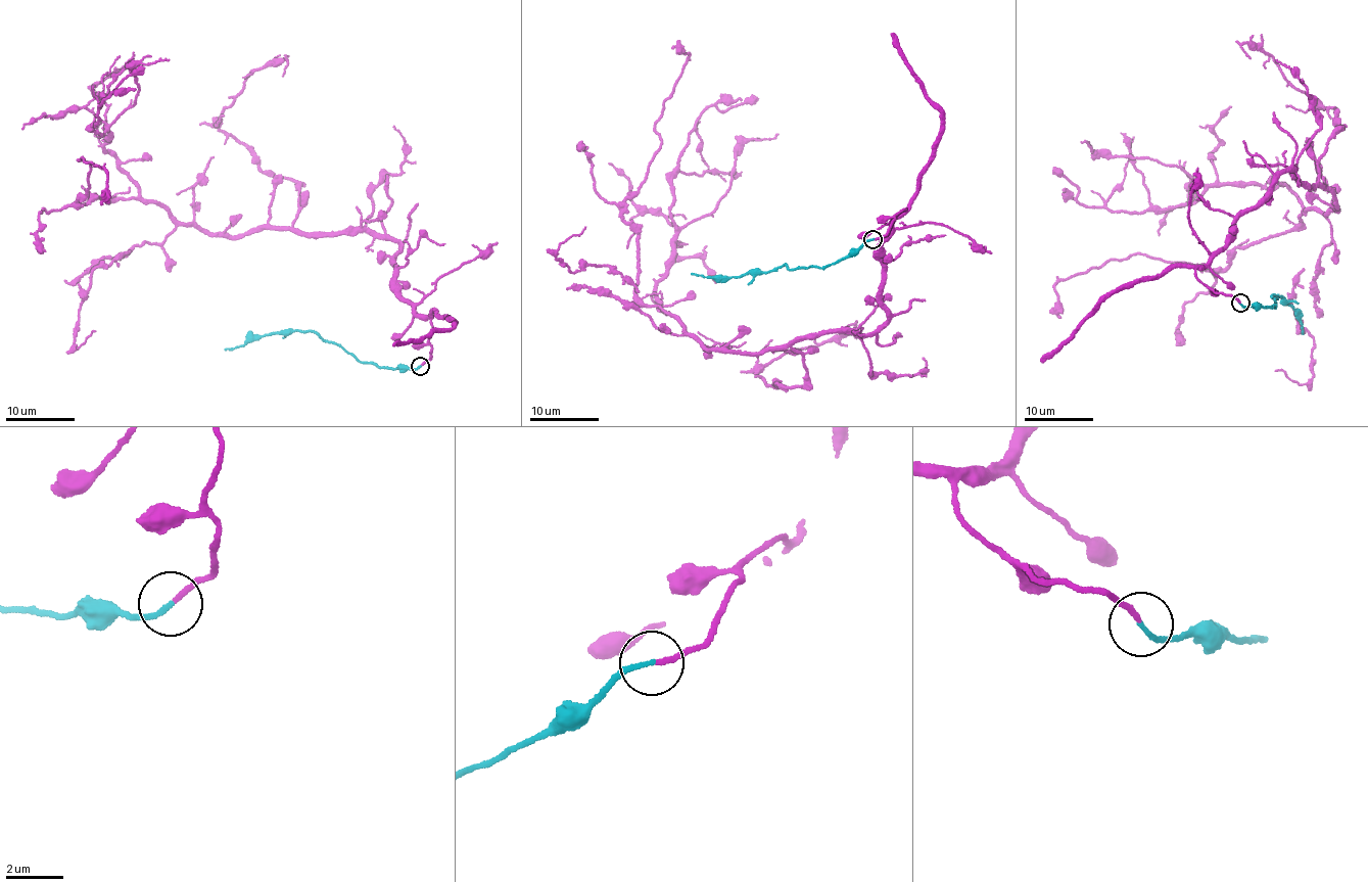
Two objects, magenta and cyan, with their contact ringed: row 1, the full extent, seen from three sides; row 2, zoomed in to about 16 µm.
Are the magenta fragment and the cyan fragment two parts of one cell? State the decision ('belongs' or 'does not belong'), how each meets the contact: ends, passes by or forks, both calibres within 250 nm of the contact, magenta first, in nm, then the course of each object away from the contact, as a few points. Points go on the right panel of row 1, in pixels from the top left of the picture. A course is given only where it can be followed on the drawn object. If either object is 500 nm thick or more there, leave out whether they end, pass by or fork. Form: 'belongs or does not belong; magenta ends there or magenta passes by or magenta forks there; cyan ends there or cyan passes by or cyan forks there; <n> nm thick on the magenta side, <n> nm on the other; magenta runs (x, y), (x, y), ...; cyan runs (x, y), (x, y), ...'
belongs; magenta ends there; cyan ends there; 170 nm thick on the magenta side, 160 nm on the other; magenta runs (1240, 303), (1195, 269), (1295, 169), (1339, 212), (1309, 210), (1224, 268), (1109, 261), (1056, 283), (1059, 317); cyan runs (1240, 304), (1245, 308), (1252, 305), (1273, 309), (1277, 299), (1272, 295), (1281, 296), (1299, 313), (1302, 333)

